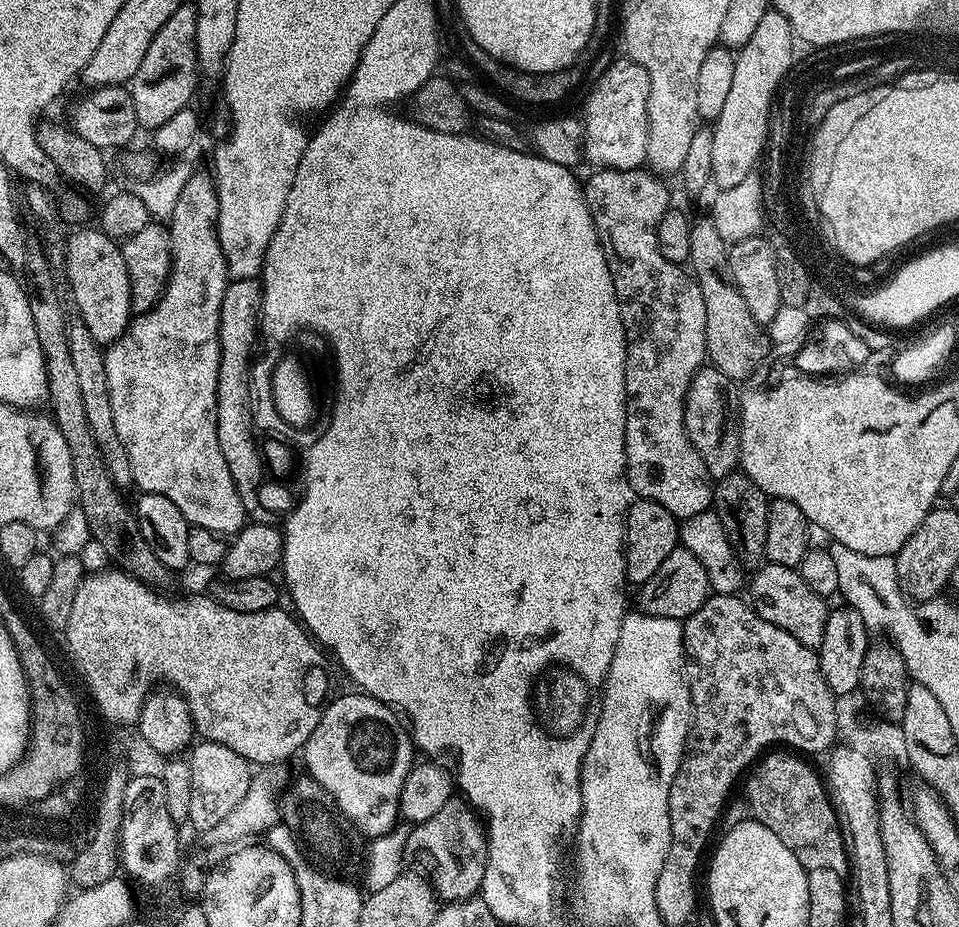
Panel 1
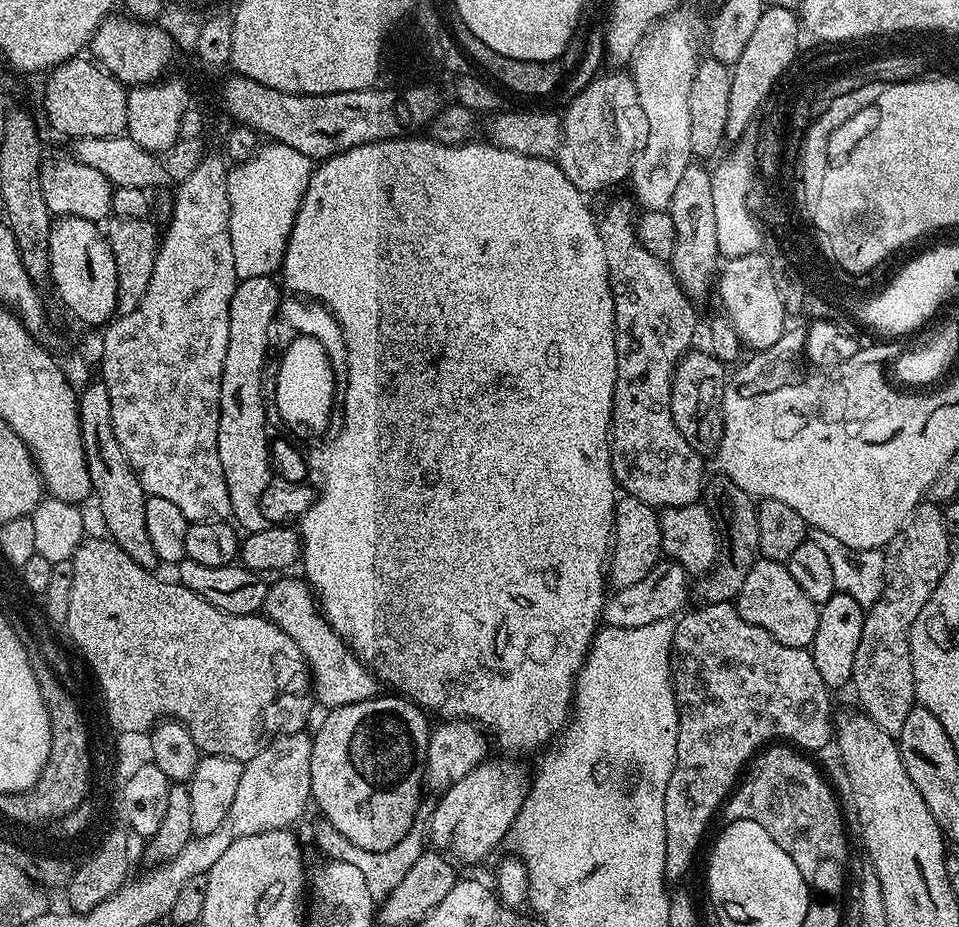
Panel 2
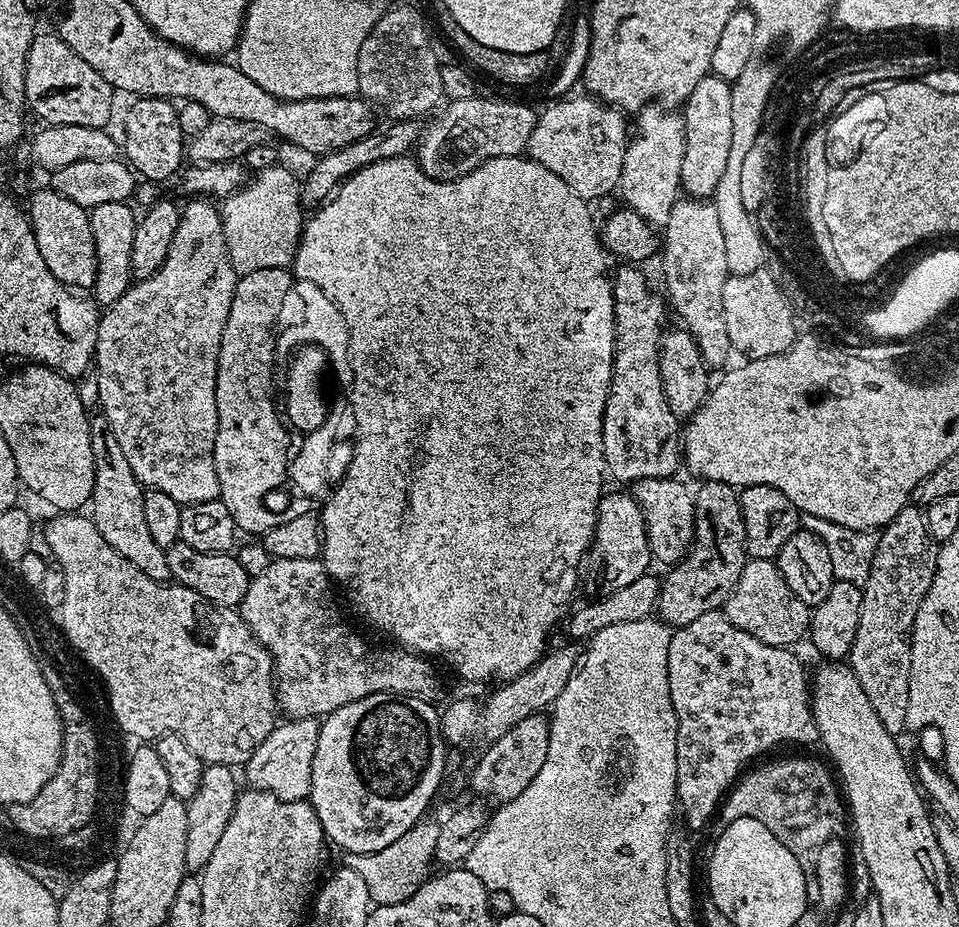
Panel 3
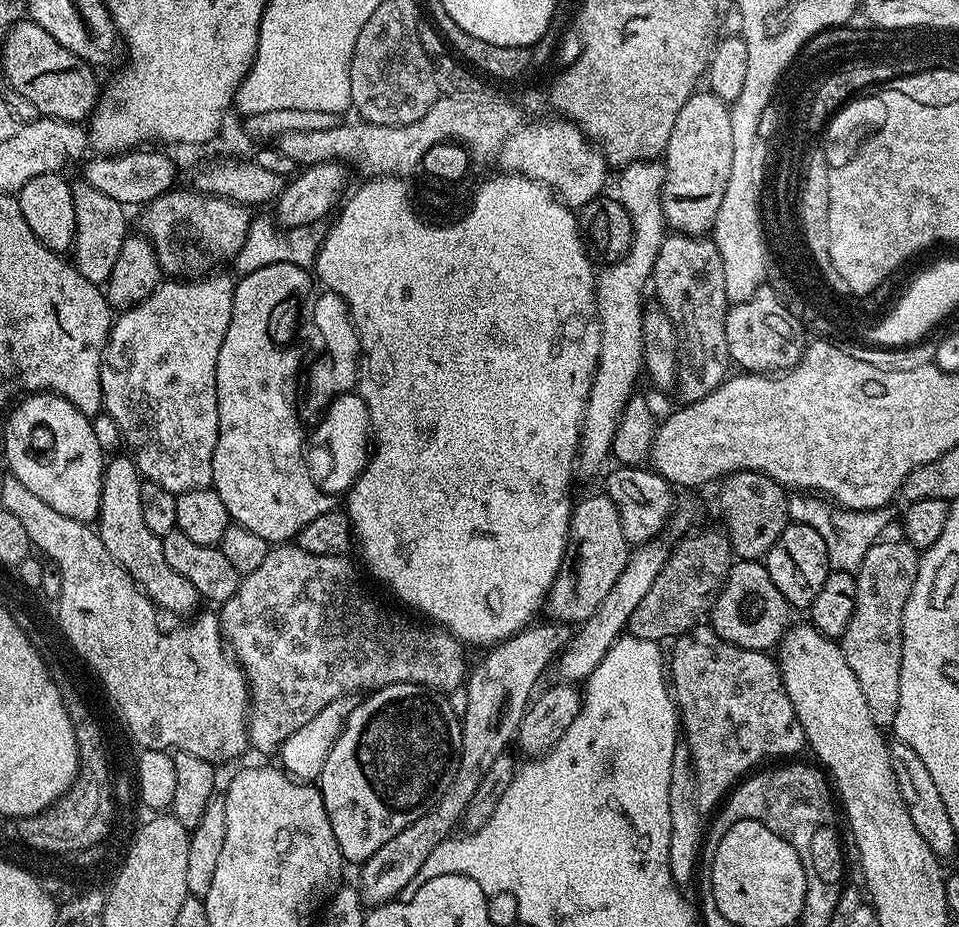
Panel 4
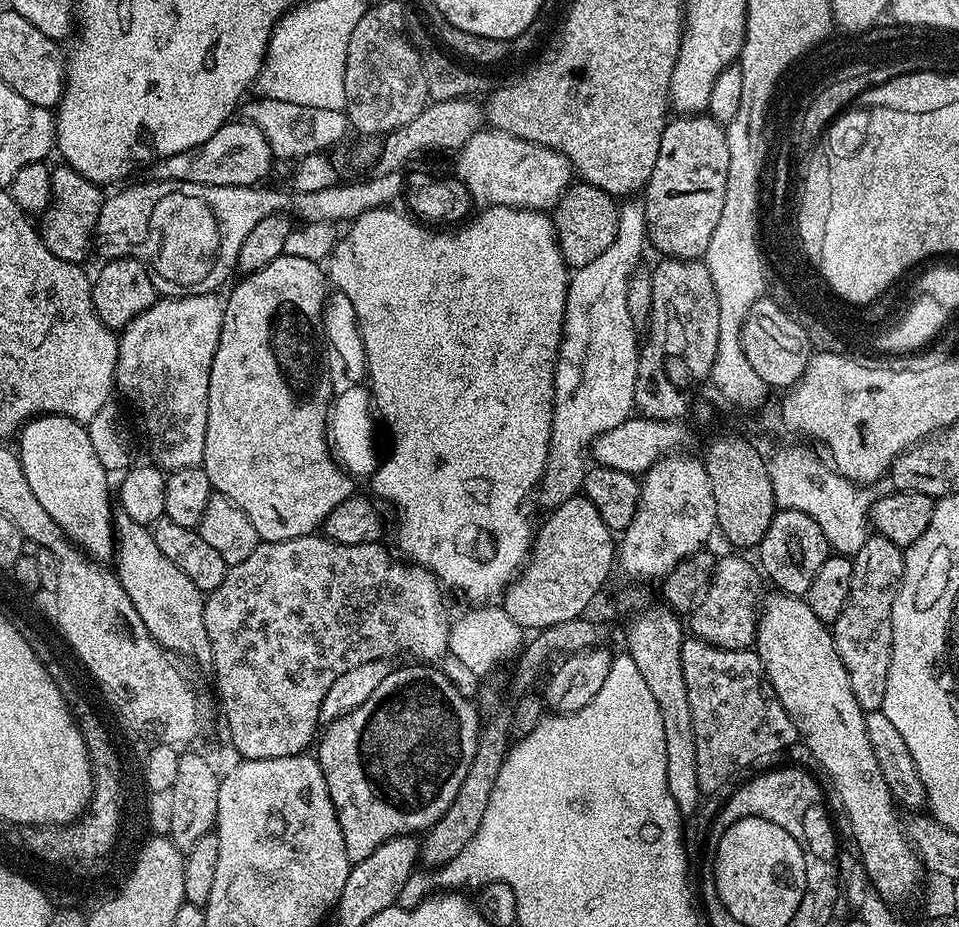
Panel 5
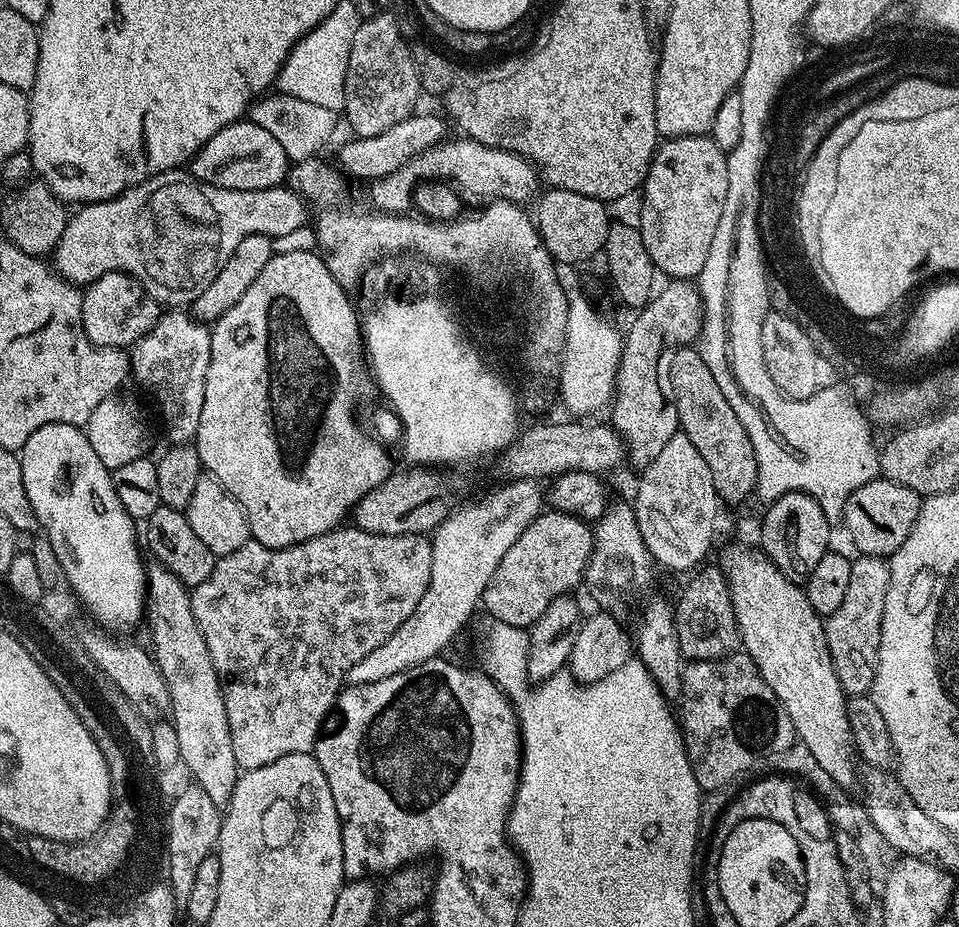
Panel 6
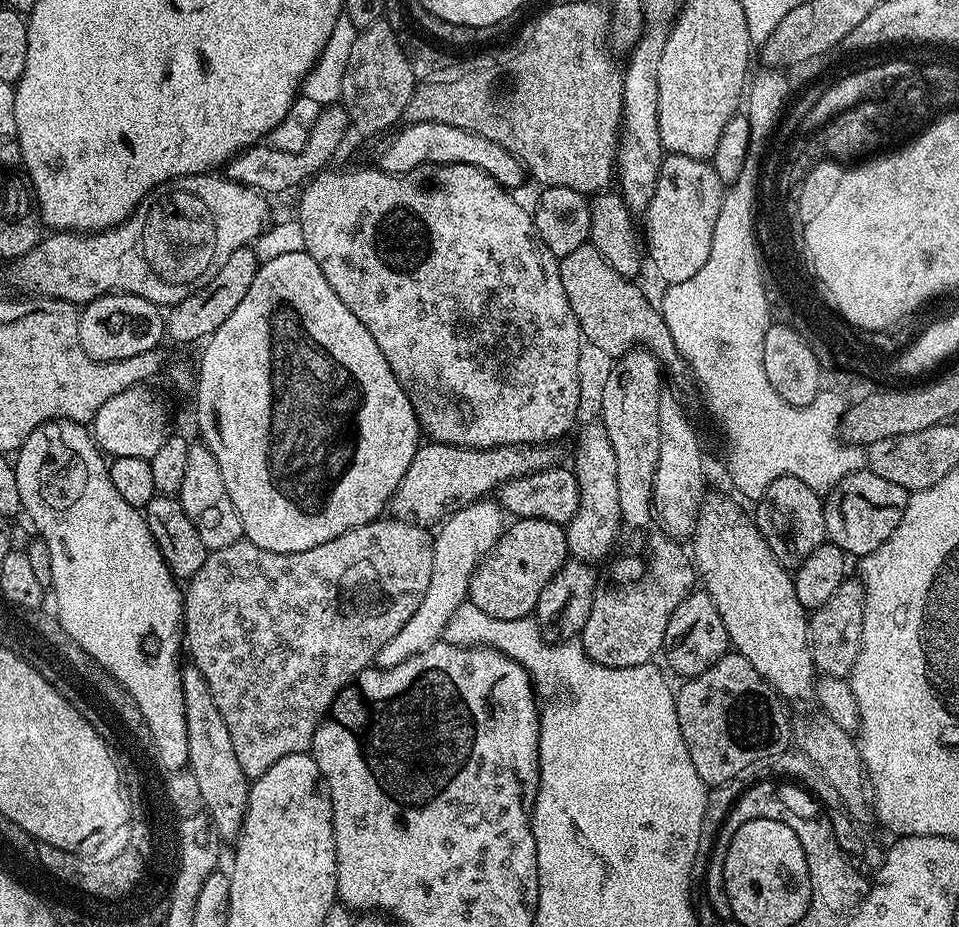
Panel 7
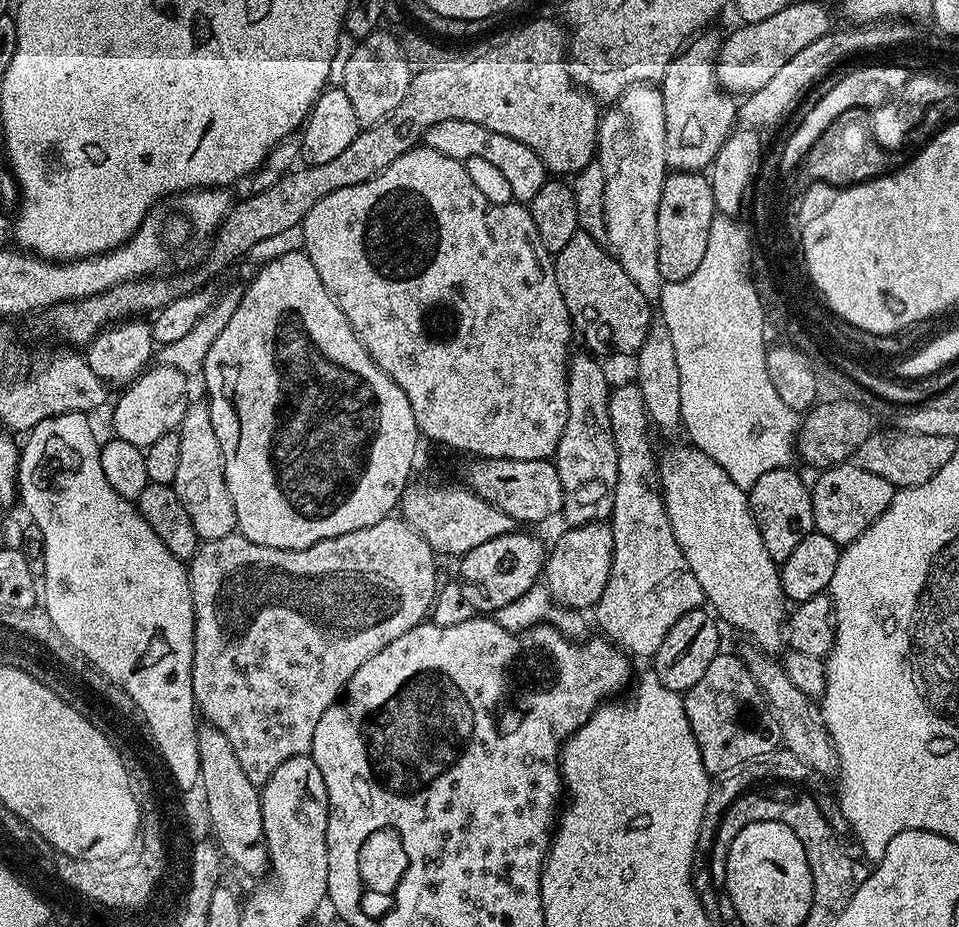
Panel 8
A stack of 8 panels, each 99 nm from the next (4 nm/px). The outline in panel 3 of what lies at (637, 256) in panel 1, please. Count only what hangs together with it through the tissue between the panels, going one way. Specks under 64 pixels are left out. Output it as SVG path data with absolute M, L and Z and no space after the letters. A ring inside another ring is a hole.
M620 266L612 276L616 315L616 353L604 407L602 450L607 475L630 486L642 478L675 477L682 468L682 424L666 406L658 370L660 337L666 331L666 300L648 285L636 266Z

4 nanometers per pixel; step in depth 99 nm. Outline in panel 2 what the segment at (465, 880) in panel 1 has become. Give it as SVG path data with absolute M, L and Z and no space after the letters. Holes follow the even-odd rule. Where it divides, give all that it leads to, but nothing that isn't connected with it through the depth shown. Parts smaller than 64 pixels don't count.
M500 758L504 760L485 759L466 778L458 778L446 789L445 792L439 793L436 809L432 812L432 821L426 827L426 836L430 841L431 847L439 853L451 858L453 861L464 864L476 864L479 860L484 860L496 846L503 840L504 835L513 831L516 815L520 813L520 808L524 804L524 799L528 797L530 787L530 772L520 764L515 764L515 759Z

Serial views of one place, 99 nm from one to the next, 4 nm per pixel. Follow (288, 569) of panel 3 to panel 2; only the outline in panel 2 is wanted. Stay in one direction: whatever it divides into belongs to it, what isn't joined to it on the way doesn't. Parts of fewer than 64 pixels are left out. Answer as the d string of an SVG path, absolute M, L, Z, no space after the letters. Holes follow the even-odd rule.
M284 574L268 585L264 599L263 615L273 620L294 642L308 659L315 699L325 704L325 709L341 708L344 704L366 702L381 695L382 684L363 662L342 642L342 638L328 625L320 605L307 580L296 574Z

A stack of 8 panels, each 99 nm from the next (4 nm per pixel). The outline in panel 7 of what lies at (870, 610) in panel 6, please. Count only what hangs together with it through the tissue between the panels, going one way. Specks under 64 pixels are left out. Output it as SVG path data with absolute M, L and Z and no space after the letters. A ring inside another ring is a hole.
M845 579L844 584L822 607L815 609L808 618L808 645L817 673L851 677L852 667L860 653L862 622L864 621L864 586L859 579Z

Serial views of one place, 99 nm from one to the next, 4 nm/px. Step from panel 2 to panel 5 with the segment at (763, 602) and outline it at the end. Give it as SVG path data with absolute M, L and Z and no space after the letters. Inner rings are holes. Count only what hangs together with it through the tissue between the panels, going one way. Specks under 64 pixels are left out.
M721 555L717 559L716 569L712 572L708 587L704 589L690 613L690 619L692 619L690 632L695 639L713 644L715 648L743 652L751 649L756 642L756 621L758 601L762 596L762 591L760 592L762 576L753 561L752 565L750 561L740 557L743 555L732 555L736 556Z

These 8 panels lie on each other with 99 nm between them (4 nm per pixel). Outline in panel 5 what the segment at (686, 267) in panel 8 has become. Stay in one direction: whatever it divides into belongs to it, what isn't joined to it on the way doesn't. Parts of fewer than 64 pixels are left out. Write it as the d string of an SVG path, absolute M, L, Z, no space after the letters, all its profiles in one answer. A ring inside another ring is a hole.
M680 114L669 119L662 130L662 146L658 146L658 162L642 189L648 227L647 243L652 244L664 258L673 260L699 260L714 238L714 226L722 215L722 202L726 202L726 186L730 174L730 146L728 133L721 121L707 114Z

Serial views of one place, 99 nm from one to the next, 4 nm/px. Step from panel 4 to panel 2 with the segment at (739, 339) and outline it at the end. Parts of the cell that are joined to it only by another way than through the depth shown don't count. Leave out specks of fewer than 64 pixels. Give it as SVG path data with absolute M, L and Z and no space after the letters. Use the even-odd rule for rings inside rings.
M734 256L734 257L725 259L723 261L722 267L719 269L719 272L718 272L718 292L719 292L719 288L720 288L720 302L724 306L724 308L722 308L723 315L727 316L728 321L731 322L732 325L734 326L734 330L736 331L736 333L740 338L741 345L743 345L745 349L752 348L751 351L753 353L764 352L770 346L774 346L775 344L781 343L781 341L785 339L783 337L784 328L786 328L786 325L789 323L789 320L781 316L780 300L777 300L776 289L774 289L772 285L772 276L769 276L768 264L765 264L764 260L756 256L751 256L751 257Z

